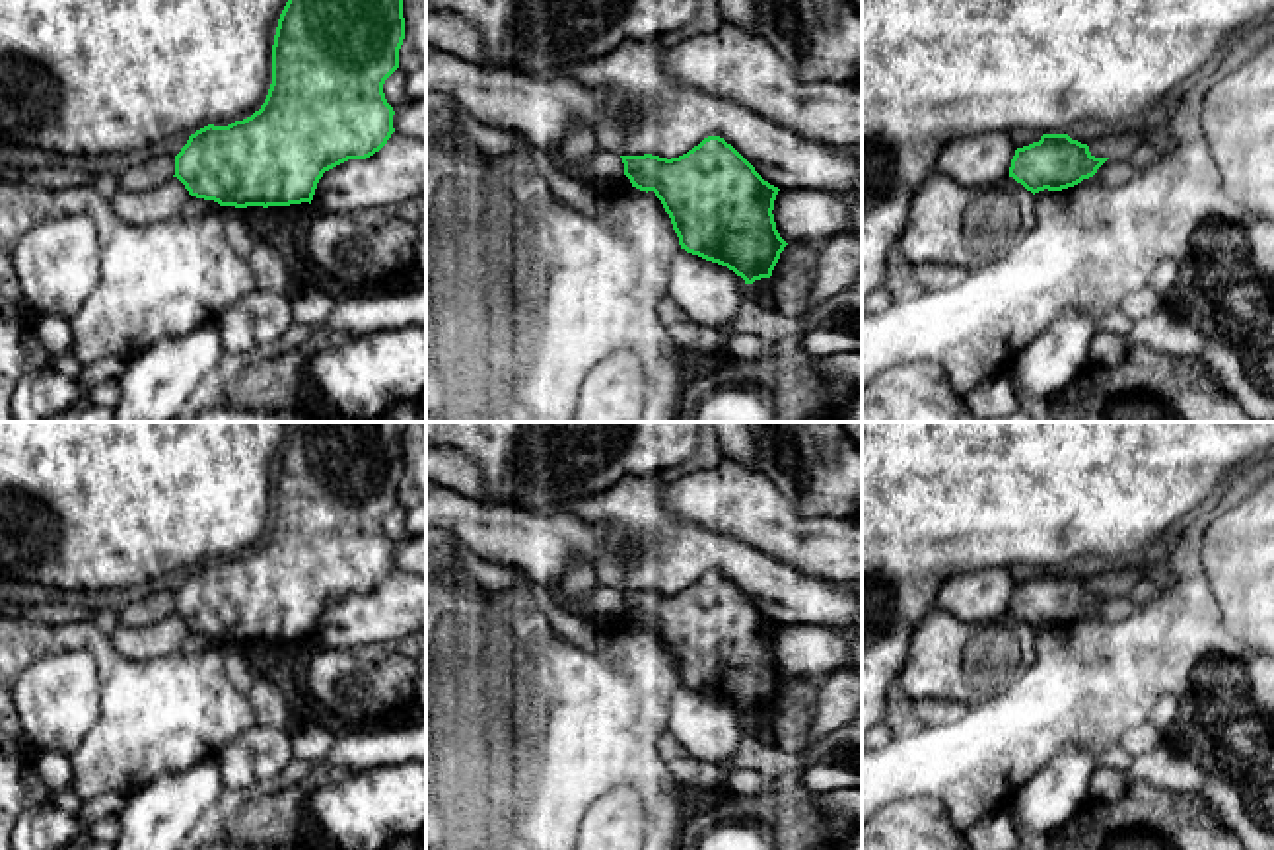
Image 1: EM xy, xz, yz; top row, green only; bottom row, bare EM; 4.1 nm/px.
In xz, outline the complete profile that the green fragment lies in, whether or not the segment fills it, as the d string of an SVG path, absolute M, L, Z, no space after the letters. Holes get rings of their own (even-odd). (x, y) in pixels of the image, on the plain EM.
M708 572L679 593L620 591L632 622L654 626L671 654L681 685L727 702L745 720L770 714L788 681L774 657L778 622L764 617L755 603L724 574Z

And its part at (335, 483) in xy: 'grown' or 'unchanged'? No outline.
unchanged

